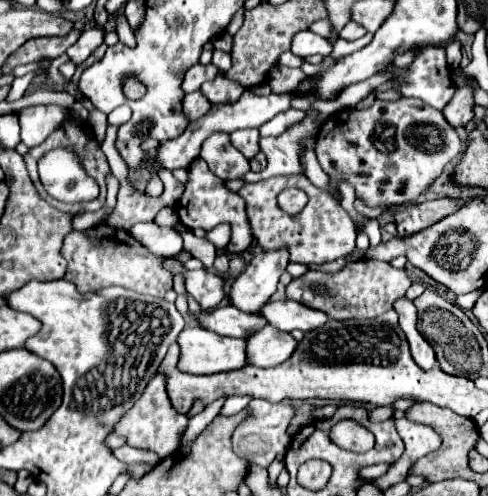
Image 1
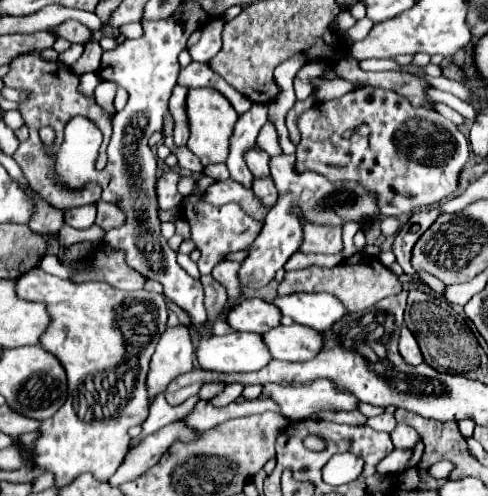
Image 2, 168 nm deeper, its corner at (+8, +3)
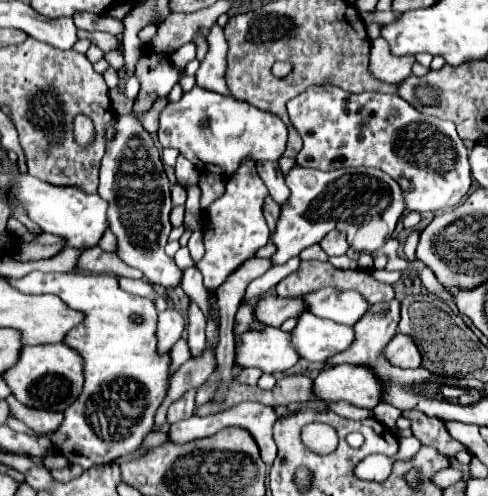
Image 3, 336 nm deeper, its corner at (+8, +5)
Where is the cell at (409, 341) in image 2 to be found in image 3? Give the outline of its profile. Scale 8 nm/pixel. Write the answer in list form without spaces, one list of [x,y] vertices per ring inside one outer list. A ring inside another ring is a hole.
[[[404,333],[394,335],[394,339],[388,343],[384,353],[390,359],[390,363],[396,367],[418,367],[422,363],[416,343],[412,341],[410,335]]]

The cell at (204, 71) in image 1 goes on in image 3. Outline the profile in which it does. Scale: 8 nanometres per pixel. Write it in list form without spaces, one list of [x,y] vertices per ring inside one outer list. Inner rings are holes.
[[[212,25],[207,37],[209,45],[208,55],[200,63],[200,69],[196,71],[196,85],[220,95],[232,95],[226,81],[226,49],[228,44],[220,25]]]

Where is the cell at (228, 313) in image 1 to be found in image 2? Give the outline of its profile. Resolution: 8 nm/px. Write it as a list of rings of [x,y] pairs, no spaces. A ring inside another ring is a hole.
[[[244,299],[242,303],[234,305],[232,311],[228,313],[232,329],[260,333],[260,335],[278,327],[280,319],[282,319],[280,309],[274,303],[262,299]]]

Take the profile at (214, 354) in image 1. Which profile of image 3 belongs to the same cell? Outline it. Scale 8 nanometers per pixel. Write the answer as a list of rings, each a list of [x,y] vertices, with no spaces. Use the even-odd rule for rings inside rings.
[[[276,327],[254,329],[236,335],[234,363],[242,369],[258,367],[264,373],[282,373],[296,365],[298,353],[290,347],[290,333]],[[282,369],[282,371],[276,371]]]

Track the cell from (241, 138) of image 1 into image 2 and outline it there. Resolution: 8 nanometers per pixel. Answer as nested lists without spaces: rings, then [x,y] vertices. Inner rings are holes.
[[[254,149],[254,151],[246,153],[246,163],[248,163],[254,177],[268,177],[270,175],[270,167],[268,167],[270,157],[264,151]]]

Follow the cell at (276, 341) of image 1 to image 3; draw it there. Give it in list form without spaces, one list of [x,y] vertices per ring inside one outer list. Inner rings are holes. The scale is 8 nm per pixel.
[[[302,313],[298,325],[290,333],[290,345],[306,361],[326,361],[328,357],[344,351],[354,339],[352,327]]]

